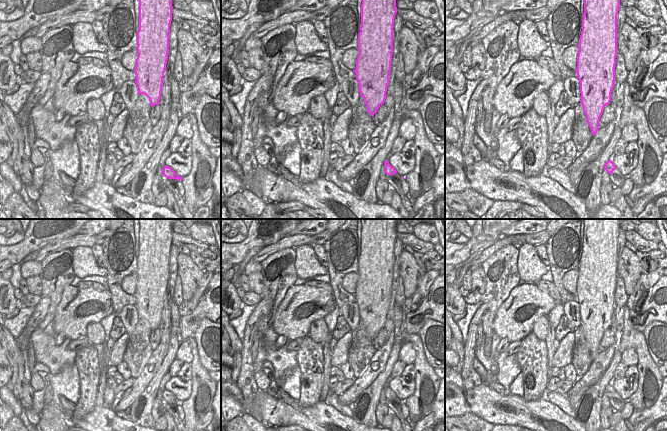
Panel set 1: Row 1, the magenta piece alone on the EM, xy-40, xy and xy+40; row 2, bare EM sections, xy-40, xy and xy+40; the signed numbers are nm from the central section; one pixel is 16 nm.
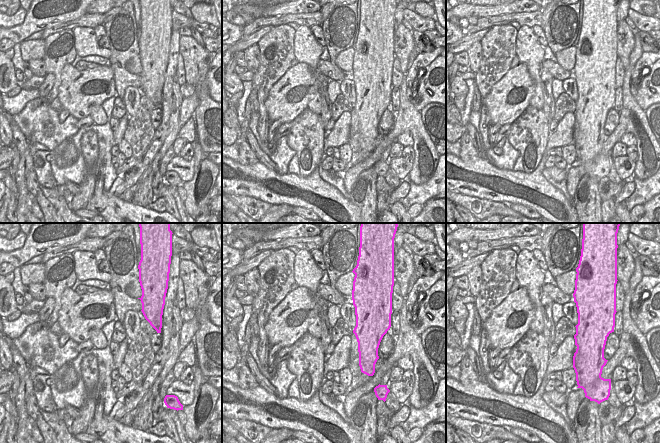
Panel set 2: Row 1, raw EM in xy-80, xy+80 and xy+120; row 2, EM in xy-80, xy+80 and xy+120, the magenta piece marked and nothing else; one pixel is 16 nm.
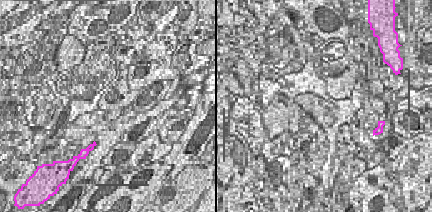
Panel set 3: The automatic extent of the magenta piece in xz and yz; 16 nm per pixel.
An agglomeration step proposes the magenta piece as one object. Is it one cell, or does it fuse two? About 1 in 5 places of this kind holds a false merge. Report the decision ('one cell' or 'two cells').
one cell

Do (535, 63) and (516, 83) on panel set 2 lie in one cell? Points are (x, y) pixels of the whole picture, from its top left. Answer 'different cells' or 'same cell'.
different cells

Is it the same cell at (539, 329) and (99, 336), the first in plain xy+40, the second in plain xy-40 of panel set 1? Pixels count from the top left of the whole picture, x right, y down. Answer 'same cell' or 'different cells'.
same cell

